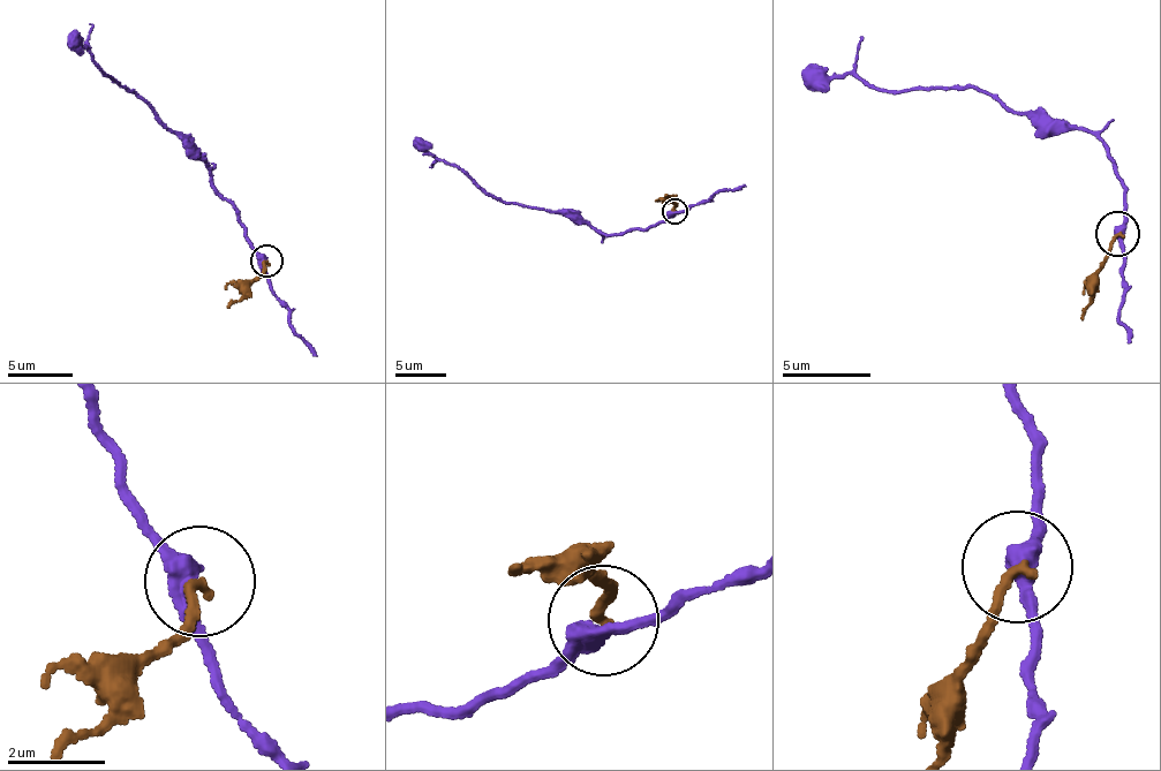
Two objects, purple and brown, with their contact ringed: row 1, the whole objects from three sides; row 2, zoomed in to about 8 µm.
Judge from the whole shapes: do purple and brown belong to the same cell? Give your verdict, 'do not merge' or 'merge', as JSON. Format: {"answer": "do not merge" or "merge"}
{"answer": "do not merge"}

